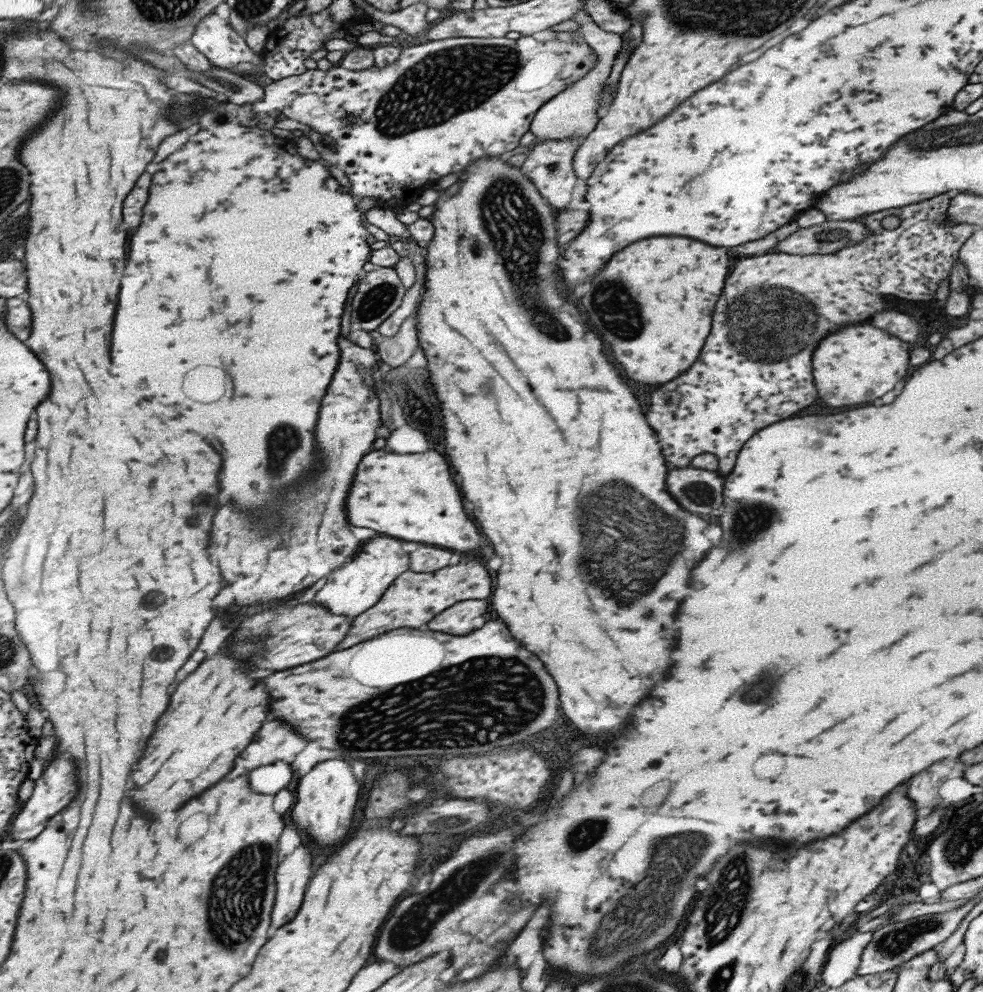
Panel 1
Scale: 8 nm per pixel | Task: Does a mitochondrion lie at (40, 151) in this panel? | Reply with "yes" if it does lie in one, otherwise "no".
no

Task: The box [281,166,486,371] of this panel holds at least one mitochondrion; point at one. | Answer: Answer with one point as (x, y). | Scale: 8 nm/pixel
(374, 302)

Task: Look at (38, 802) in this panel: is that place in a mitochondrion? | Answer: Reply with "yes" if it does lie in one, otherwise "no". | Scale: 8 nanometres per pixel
no

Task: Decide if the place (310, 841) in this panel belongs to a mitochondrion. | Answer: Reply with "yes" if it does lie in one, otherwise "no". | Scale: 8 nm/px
no

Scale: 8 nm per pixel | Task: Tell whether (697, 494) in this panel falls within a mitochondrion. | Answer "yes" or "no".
yes

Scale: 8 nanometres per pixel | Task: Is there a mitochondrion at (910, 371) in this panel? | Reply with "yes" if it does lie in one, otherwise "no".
no

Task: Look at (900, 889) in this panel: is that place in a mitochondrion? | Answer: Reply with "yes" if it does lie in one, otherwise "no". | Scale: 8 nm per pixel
no

